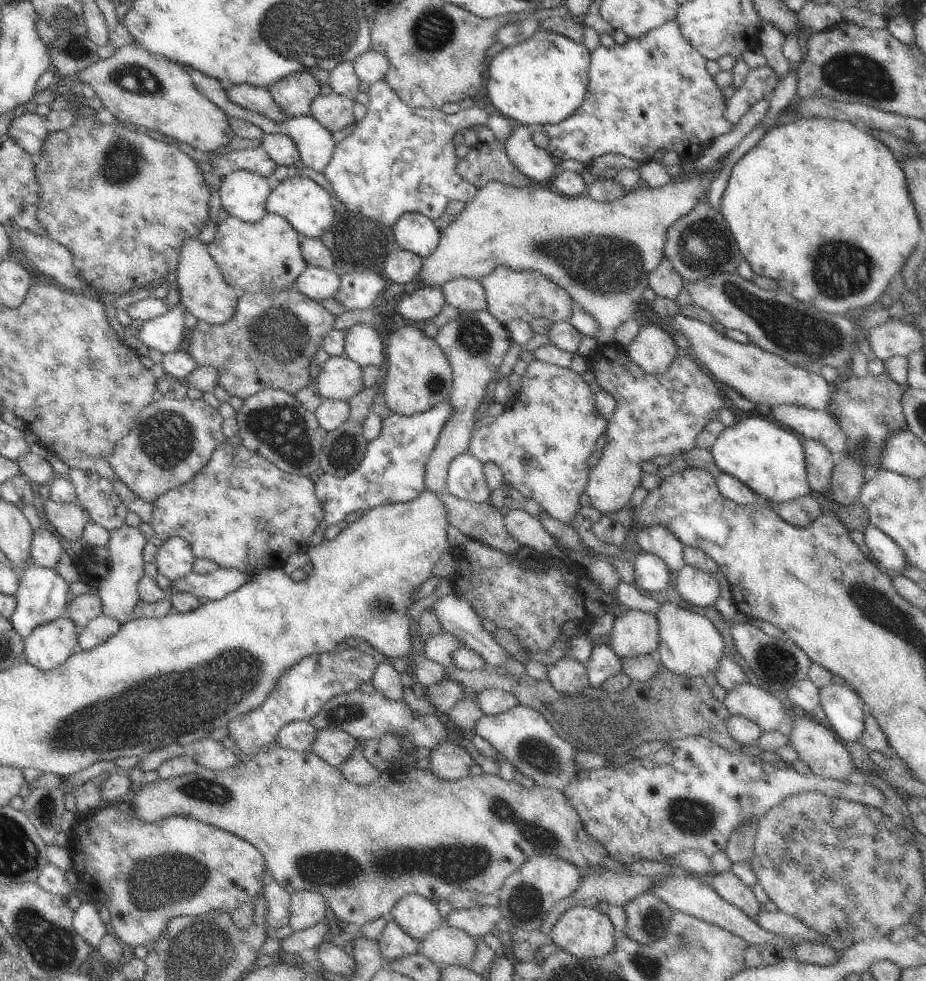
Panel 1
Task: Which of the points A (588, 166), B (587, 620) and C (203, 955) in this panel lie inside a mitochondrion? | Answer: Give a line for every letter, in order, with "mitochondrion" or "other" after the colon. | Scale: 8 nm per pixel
A: other
B: other
C: mitochondrion

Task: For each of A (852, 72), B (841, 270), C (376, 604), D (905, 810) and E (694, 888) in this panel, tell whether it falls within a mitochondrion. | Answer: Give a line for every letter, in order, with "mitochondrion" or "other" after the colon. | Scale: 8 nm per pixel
A: mitochondrion
B: mitochondrion
C: mitochondrion
D: other
E: other

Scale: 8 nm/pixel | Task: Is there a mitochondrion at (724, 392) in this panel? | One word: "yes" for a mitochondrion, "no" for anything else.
no

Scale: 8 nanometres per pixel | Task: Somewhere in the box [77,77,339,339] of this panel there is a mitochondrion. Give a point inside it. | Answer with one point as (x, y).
(122, 163)

